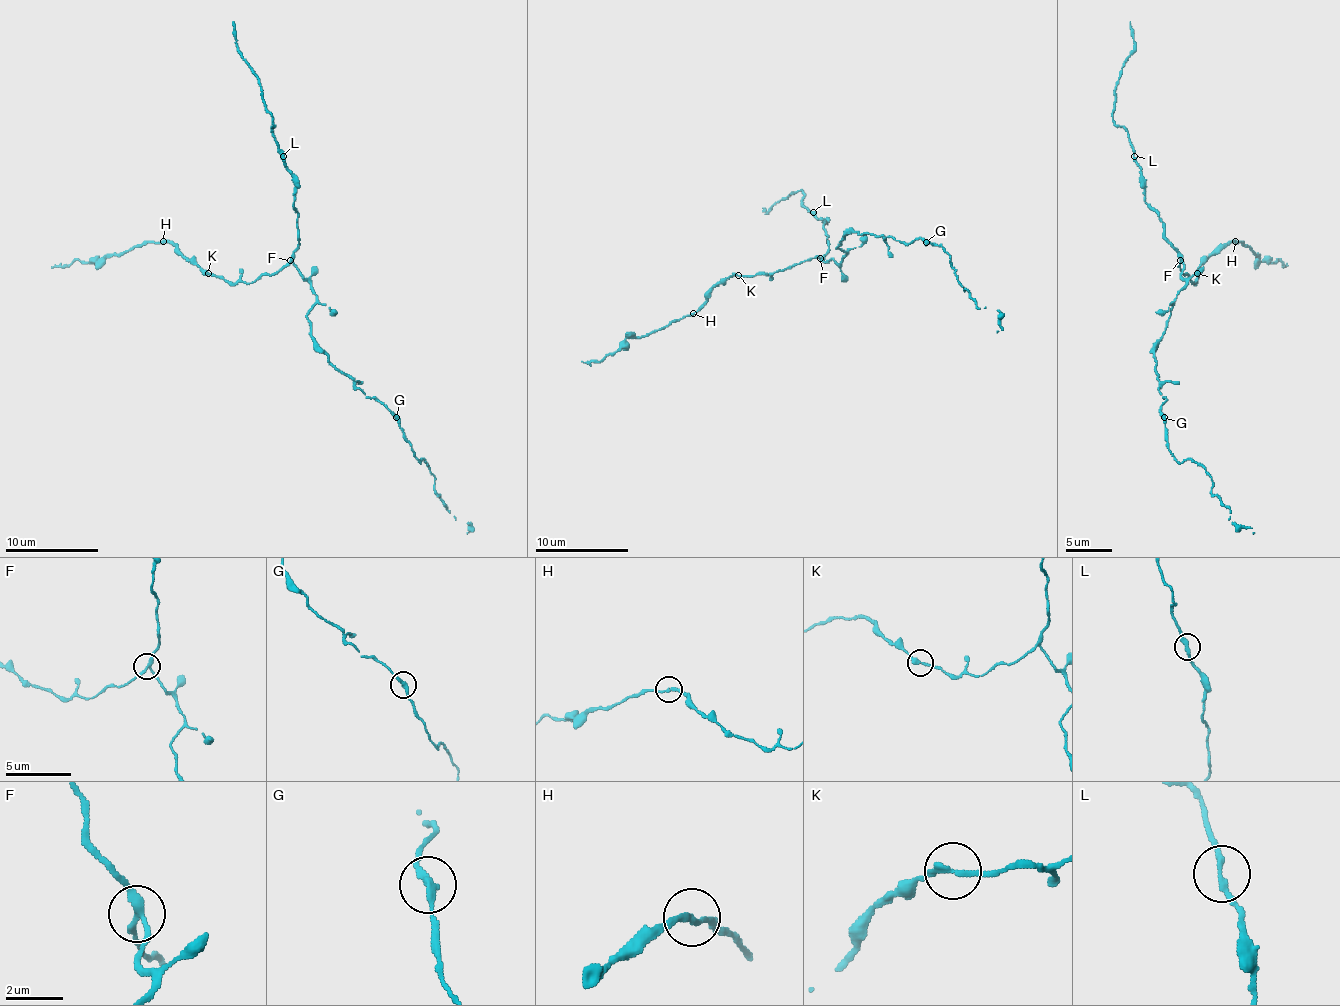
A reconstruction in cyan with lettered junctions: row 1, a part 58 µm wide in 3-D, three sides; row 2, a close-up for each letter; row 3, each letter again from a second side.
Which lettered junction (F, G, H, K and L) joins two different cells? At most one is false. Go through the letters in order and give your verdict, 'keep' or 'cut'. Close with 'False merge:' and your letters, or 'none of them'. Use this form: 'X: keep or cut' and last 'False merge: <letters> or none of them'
F: keep
G: keep
H: keep
K: keep
L: keep
False merge: none of them

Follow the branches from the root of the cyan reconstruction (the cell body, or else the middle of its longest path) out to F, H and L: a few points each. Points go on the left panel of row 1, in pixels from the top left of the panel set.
F: (308, 309), (315, 302), (313, 288), (290, 260)
H: (308, 309), (315, 302), (313, 288), (290, 262), (250, 283), (227, 283), (204, 274), (171, 244), (162, 242)
L: (308, 309), (315, 302), (315, 295), (292, 260), (292, 251), (299, 242), (294, 179), (283, 156)

